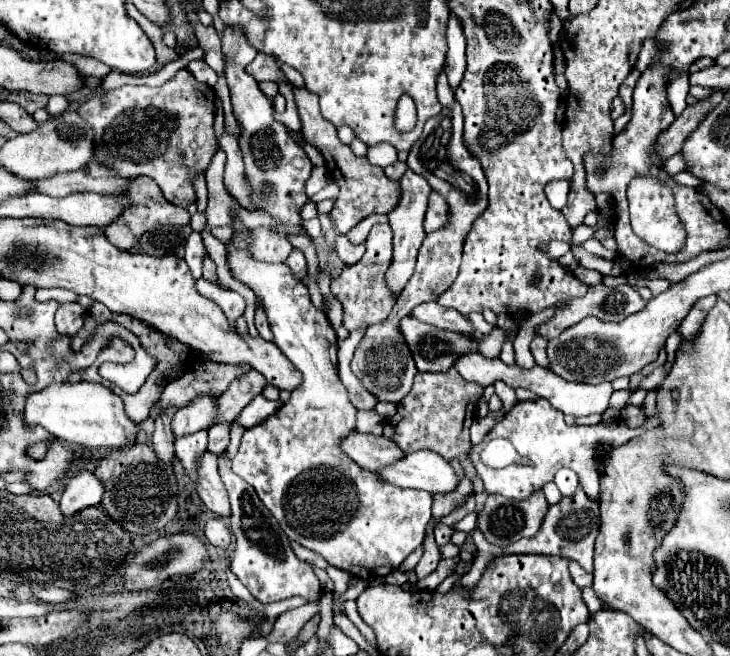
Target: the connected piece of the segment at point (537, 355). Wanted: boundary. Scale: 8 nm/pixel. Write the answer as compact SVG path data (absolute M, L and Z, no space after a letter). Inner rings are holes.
M539 338L539 342L535 344L533 342L533 358L535 358L535 362L539 364L539 366L543 366L543 368L549 368L549 360L547 360L547 340L545 338ZM541 342L541 344L539 344Z

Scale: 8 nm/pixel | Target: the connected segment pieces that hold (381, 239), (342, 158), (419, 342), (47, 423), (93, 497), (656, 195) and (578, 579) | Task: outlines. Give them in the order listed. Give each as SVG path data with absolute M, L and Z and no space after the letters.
M375 224L371 228L371 234L367 238L367 244L365 244L365 256L345 268L337 280L331 282L331 292L333 292L333 298L341 302L343 306L343 326L353 332L357 330L359 326L371 326L371 324L377 324L379 320L385 320L395 304L395 298L393 294L385 288L385 272L389 268L389 262L391 262L391 256L393 256L393 246L391 246L391 228L389 224Z
M293 88L293 92L295 92L295 104L299 110L299 118L301 118L303 138L309 144L313 144L315 148L321 148L325 158L333 162L331 164L331 178L339 186L339 194L337 194L335 206L331 210L331 220L333 220L335 228L341 234L347 234L355 224L359 224L361 220L365 220L371 214L389 214L397 206L397 200L401 198L399 182L389 180L385 176L383 168L369 164L367 158L357 158L351 152L351 148L345 146L337 138L337 128L333 124L329 124L327 120L323 120L321 112L319 112L319 100L313 92L309 92L305 88Z
M413 316L403 318L399 328L419 372L447 372L455 364L457 356L477 346L475 340L433 328L429 324L413 320Z
M75 382L75 384L51 384L41 392L29 394L25 404L25 422L41 424L47 432L63 442L83 444L85 448L123 448L129 440L137 440L141 428L125 416L123 400L103 384Z
M83 468L75 476L71 476L63 490L63 498L59 502L61 514L69 518L89 506L97 506L103 498L103 492L103 484L95 478L95 474Z
M638 176L628 186L627 199L632 230L641 240L663 252L677 252L683 246L685 228L676 214L674 196L668 186L660 184L656 178Z
M569 560L569 572L571 572L571 576L573 576L573 582L575 582L579 588L591 586L591 574L585 572L575 560Z

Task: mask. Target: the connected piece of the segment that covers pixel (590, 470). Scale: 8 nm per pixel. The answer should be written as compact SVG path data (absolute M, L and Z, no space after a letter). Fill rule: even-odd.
M545 398L529 400L529 402L517 402L515 408L511 412L507 412L501 422L495 424L495 428L485 436L485 440L479 446L471 448L471 462L477 470L477 474L483 478L487 494L501 494L505 498L525 500L533 492L543 490L543 486L547 482L553 482L553 476L557 474L559 468L571 468L571 470L577 472L579 486L585 490L585 494L591 500L597 500L597 494L599 494L597 448L601 448L601 438L603 438L603 444L607 442L609 446L615 448L615 446L621 446L621 444L629 442L631 438L641 436L647 430L659 428L659 424L661 424L661 420L657 416L649 416L649 418L645 418L645 422L639 428L629 428L623 418L615 418L609 424L599 422L595 426L569 426L569 424L565 424L563 414L559 410L555 410ZM491 438L511 440L511 444L515 446L519 456L527 456L531 460L529 466L513 464L513 466L507 466L507 468L501 468L501 470L485 466L479 458L479 454L483 450L483 444L489 442Z

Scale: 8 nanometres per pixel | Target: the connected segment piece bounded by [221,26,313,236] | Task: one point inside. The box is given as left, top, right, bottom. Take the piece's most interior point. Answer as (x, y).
(277, 167)

